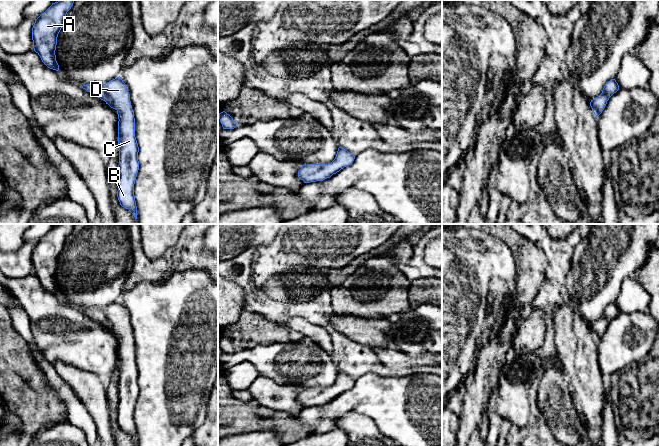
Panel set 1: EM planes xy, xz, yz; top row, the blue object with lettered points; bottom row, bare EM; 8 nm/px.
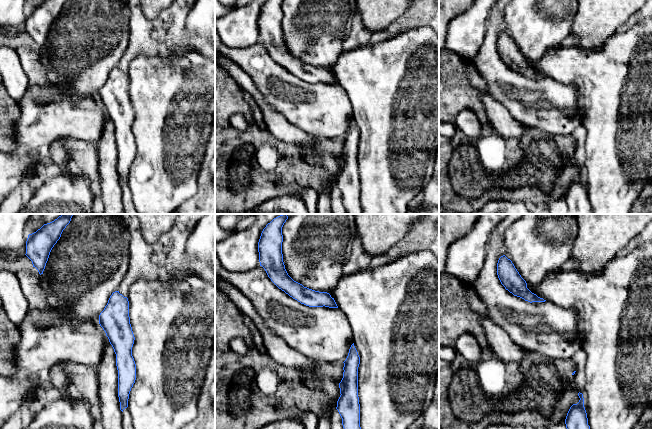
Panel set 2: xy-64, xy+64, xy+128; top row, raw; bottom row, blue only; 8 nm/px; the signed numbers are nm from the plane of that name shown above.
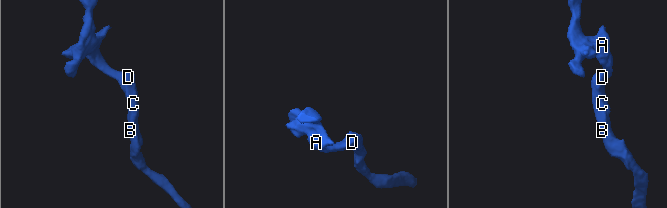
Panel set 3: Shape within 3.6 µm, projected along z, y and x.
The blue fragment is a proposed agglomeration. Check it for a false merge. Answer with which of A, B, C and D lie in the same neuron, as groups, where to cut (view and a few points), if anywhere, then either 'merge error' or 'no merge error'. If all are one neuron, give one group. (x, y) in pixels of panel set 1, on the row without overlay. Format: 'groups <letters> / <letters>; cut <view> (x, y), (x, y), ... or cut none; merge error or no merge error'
groups A B C D; cut none; no merge error

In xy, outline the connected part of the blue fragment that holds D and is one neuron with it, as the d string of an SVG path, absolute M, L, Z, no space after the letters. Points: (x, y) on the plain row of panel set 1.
M121 301L106 308L86 308L87 316L105 325L118 338L118 415L120 429L128 433L137 443L137 430L134 420L134 408L139 394L139 371L135 361L135 342L130 318Z

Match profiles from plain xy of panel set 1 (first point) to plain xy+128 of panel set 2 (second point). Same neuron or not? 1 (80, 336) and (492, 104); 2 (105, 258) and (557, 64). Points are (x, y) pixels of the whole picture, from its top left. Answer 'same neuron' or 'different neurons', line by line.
1: different neurons
2: different neurons

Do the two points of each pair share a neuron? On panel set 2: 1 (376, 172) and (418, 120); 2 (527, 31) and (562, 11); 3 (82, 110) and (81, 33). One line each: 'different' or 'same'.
1: same
2: same
3: different

